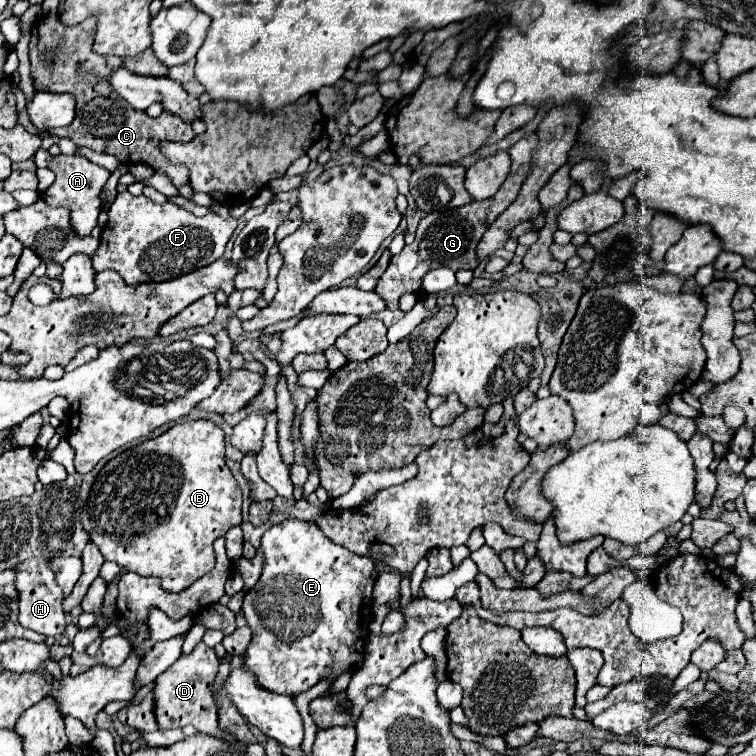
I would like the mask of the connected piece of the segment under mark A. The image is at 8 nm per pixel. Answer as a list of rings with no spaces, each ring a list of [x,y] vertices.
[[[37,150],[35,164],[37,168],[49,168],[57,174],[55,182],[43,192],[43,200],[53,208],[69,208],[73,232],[77,232],[77,236],[89,236],[91,230],[97,226],[97,216],[101,212],[99,194],[101,194],[103,184],[111,176],[111,172],[105,170],[103,166],[89,162],[85,156],[79,156],[79,154],[77,156],[63,156],[63,154],[51,156],[47,150]]]

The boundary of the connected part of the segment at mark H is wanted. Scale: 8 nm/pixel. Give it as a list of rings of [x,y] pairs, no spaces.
[[[29,558],[17,566],[17,590],[19,590],[19,622],[21,626],[35,630],[43,636],[61,638],[67,628],[67,614],[63,612],[63,592],[55,582],[47,558]]]

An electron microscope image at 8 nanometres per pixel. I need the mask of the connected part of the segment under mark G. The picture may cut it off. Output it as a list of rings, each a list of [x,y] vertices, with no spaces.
[[[537,132],[525,134],[515,146],[511,146],[511,150],[509,150],[511,160],[513,160],[511,172],[509,172],[505,184],[497,190],[495,196],[491,196],[487,200],[475,200],[475,202],[465,204],[461,208],[431,212],[419,222],[419,228],[417,228],[413,244],[407,244],[397,256],[391,258],[385,274],[377,282],[375,290],[385,298],[387,308],[391,308],[391,310],[399,308],[399,298],[405,292],[419,292],[421,280],[431,268],[447,266],[453,272],[457,272],[461,268],[469,268],[469,270],[477,268],[479,260],[475,256],[475,248],[477,248],[483,232],[517,198],[517,192],[521,190],[521,184],[525,182],[525,176],[529,176],[529,168],[531,168],[529,160],[533,158],[533,148],[537,148]]]

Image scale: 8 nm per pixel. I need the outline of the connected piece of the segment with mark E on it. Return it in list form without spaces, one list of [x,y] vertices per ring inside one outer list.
[[[285,520],[271,526],[263,534],[261,548],[265,558],[263,574],[243,600],[243,614],[253,630],[253,640],[243,656],[245,666],[257,676],[257,682],[273,692],[293,696],[293,692],[309,690],[323,676],[339,676],[345,670],[359,668],[363,662],[365,640],[369,636],[367,626],[373,608],[371,590],[379,574],[373,560],[333,544],[323,536],[317,524],[301,520]]]

